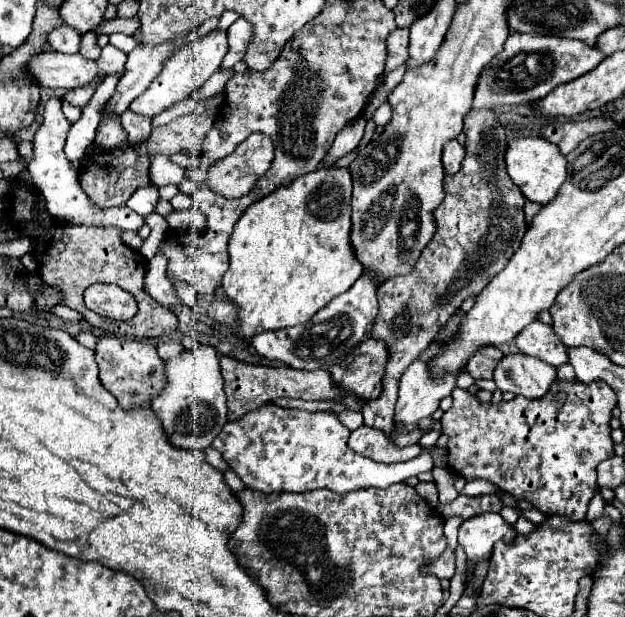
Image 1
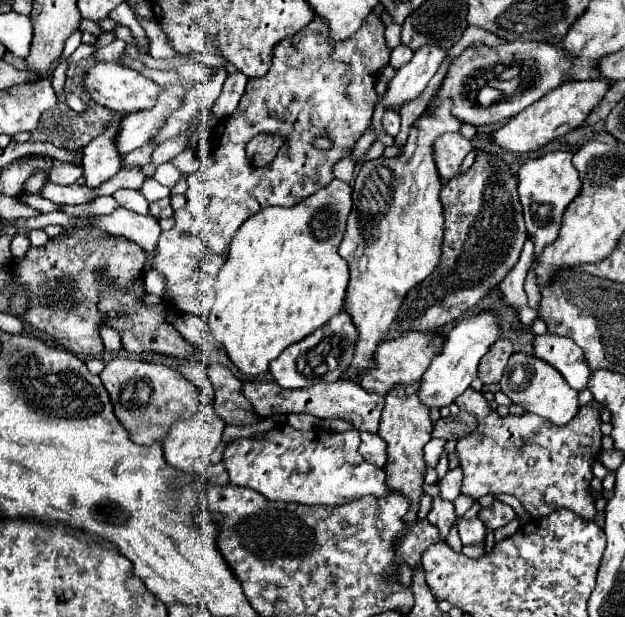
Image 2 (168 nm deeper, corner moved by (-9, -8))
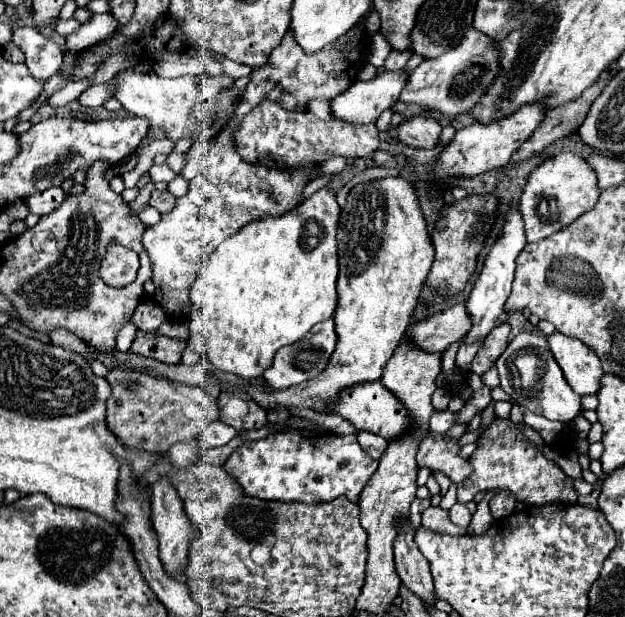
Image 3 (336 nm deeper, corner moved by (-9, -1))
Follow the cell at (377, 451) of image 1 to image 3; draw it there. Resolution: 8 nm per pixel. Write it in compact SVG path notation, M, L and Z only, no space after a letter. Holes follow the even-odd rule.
M358 431L358 443L360 447L372 457L372 459L380 459L382 453L386 451L386 439L380 437L380 435L374 435L374 433L368 433L368 431Z

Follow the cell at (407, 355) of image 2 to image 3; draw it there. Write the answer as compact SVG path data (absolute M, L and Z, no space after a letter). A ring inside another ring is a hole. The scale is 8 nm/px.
M456 303L446 311L434 313L426 321L408 327L408 337L428 353L444 353L450 343L462 341L470 331L466 303Z

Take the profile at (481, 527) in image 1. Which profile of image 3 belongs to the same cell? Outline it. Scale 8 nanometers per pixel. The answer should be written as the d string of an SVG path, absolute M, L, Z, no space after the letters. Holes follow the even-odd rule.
M456 503L454 507L450 507L450 519L452 519L452 523L456 523L456 525L468 527L468 525L470 525L470 511L466 509L466 505Z

